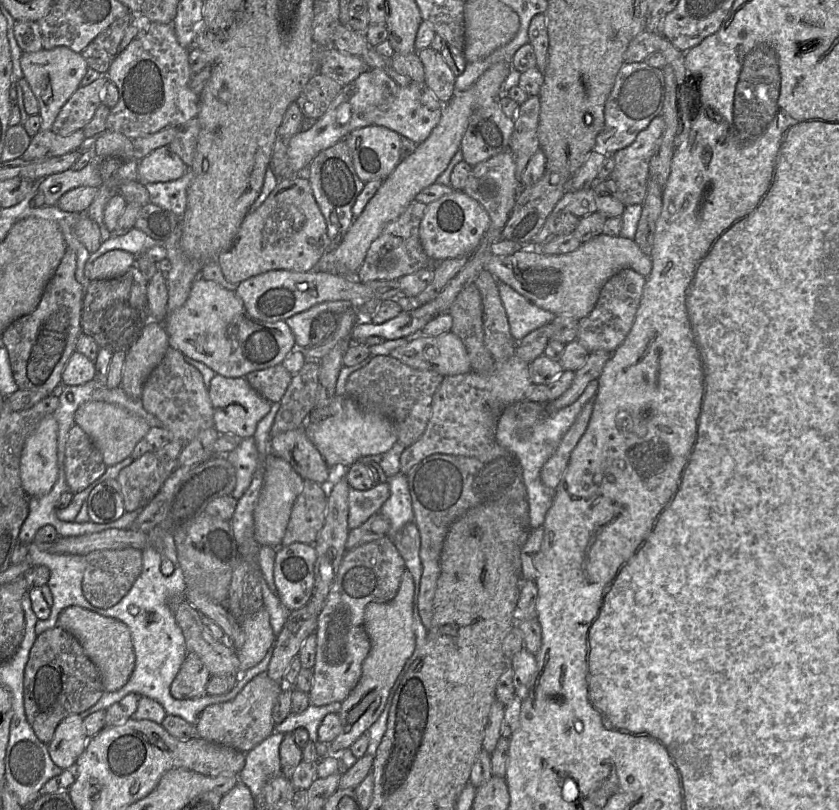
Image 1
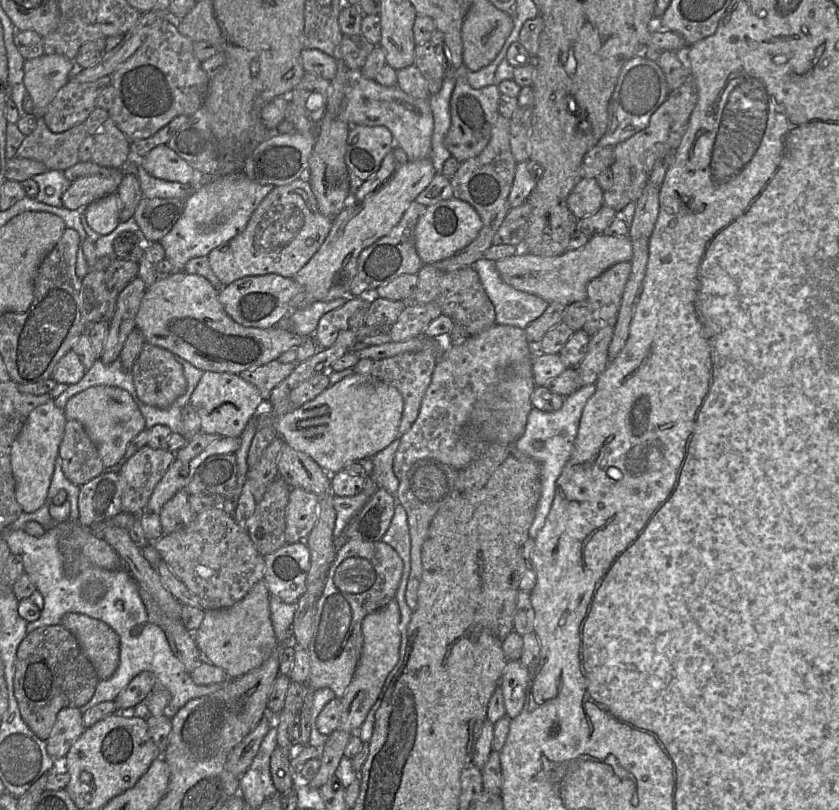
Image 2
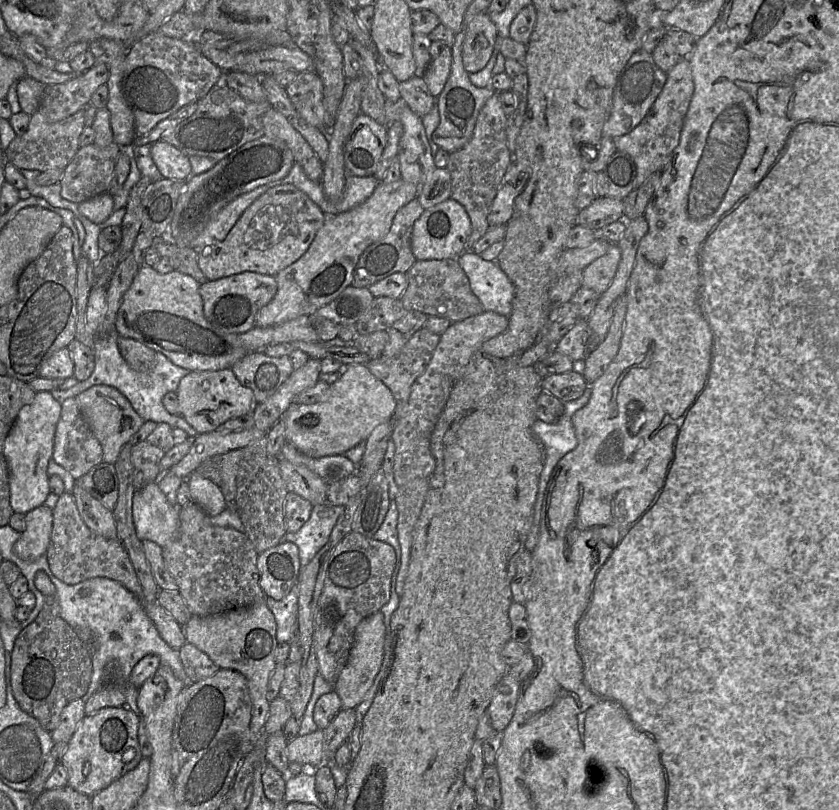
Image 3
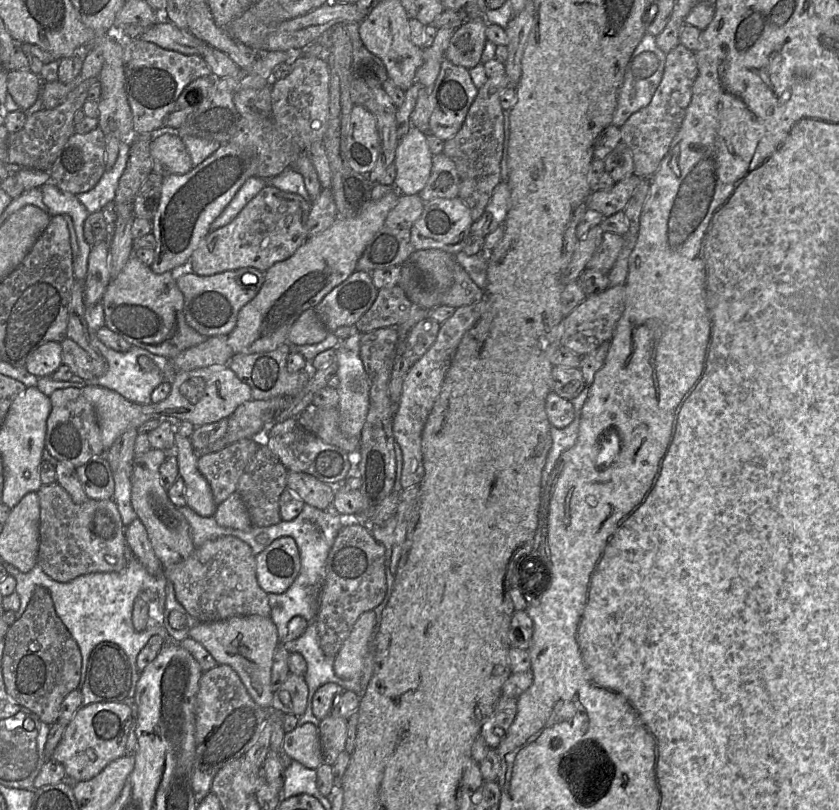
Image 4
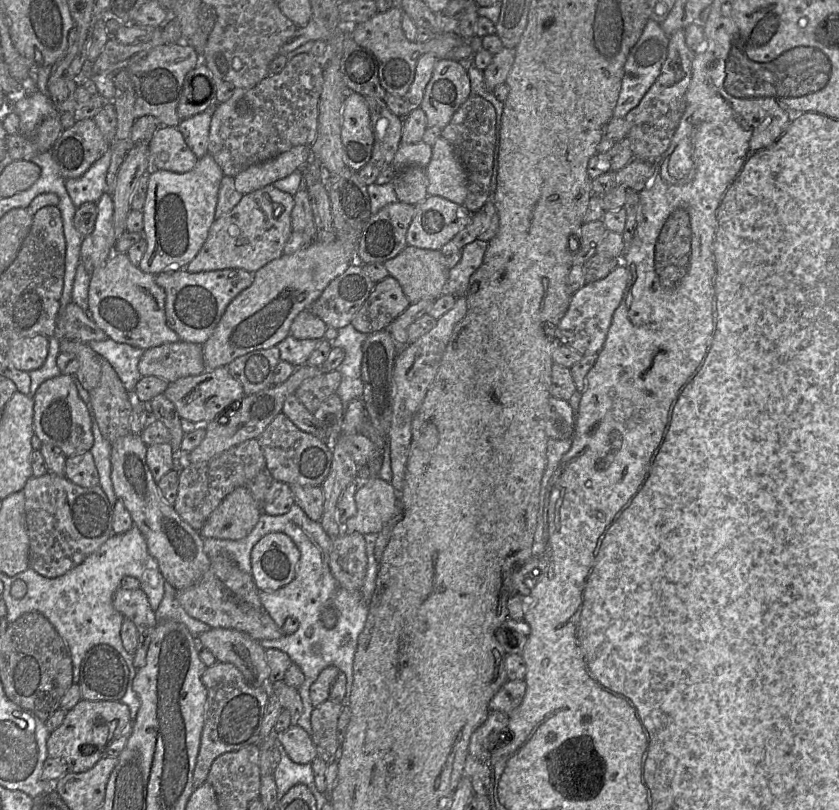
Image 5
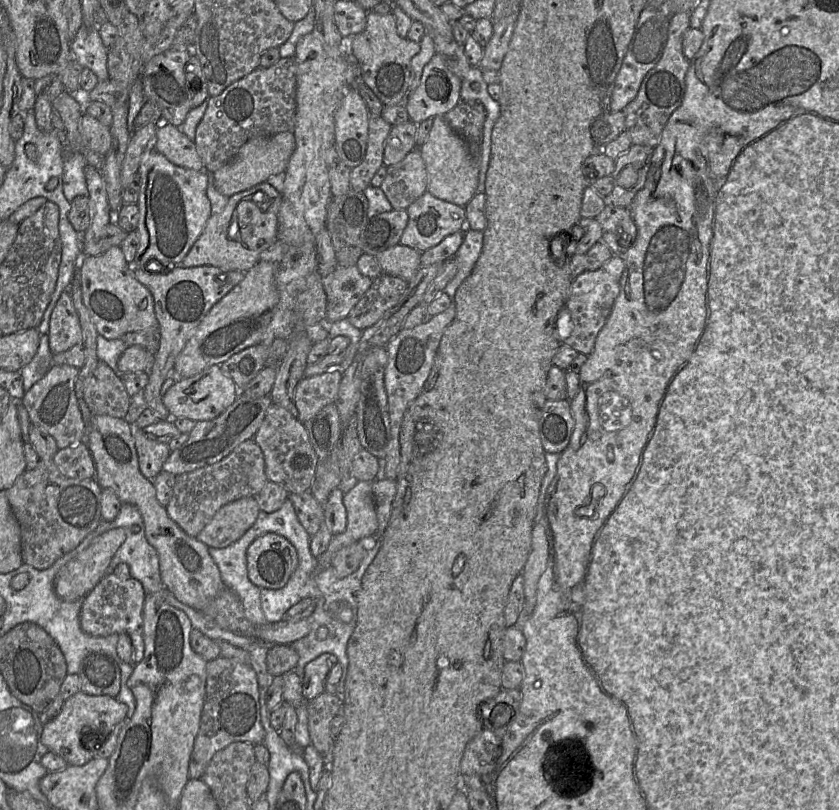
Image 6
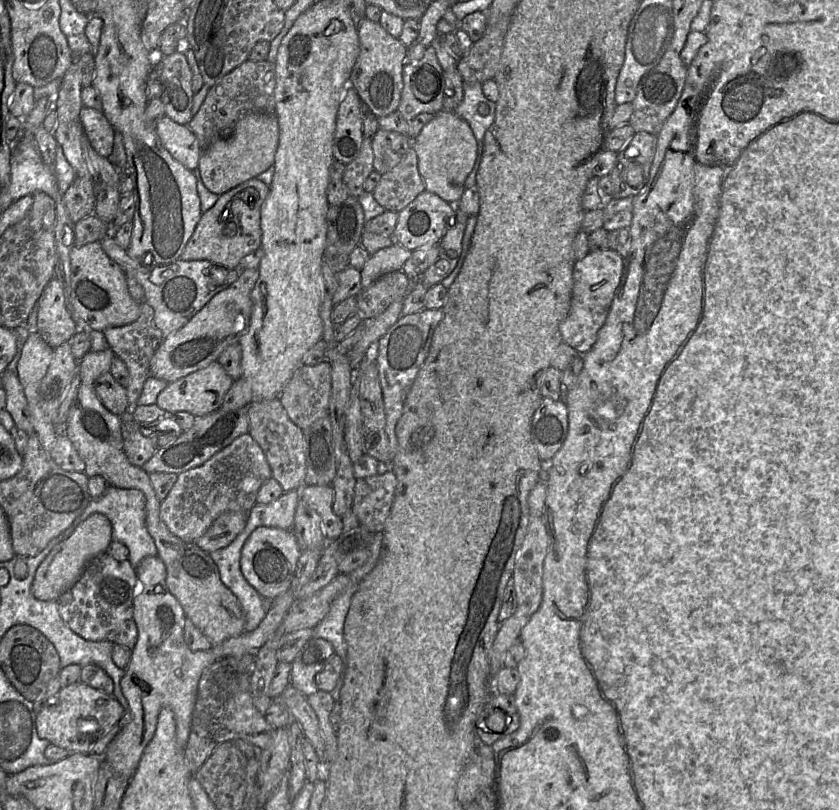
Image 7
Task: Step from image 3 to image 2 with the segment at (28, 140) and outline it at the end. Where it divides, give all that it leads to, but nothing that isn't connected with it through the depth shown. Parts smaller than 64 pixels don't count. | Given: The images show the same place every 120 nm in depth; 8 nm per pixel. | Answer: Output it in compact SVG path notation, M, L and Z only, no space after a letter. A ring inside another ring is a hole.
M37 117L35 130L25 136L16 157L41 162L48 170L64 171L78 163L79 148L87 135L84 124L53 133L43 117Z

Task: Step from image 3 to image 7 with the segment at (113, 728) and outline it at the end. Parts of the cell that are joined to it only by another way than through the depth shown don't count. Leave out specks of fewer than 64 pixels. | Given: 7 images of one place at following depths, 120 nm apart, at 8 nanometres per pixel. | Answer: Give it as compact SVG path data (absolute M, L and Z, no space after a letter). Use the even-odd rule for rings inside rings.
M78 681L60 689L57 693L56 704L45 705L36 713L37 734L41 739L46 739L51 744L70 753L90 754L93 743L91 739L101 729L108 733L113 726L118 724L124 713L124 707L113 695L108 695ZM84 720L95 720L99 725L99 729L92 734L82 734L79 732L79 724Z

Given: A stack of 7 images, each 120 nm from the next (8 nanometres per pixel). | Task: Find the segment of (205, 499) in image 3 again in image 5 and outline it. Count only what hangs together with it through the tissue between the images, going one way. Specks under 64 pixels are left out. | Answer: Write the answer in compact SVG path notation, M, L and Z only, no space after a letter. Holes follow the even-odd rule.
M159 394L150 401L150 410L159 421L167 426L171 433L172 440L170 445L175 458L174 470L180 472L182 468L189 464L185 461L185 454L188 453L181 450L181 442L185 435L181 427L181 418L174 404L164 394Z

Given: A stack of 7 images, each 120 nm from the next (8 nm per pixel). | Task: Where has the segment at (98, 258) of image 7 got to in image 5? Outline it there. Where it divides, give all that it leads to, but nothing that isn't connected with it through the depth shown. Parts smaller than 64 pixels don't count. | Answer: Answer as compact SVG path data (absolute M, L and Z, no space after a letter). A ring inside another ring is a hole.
M113 253L102 266L90 274L88 312L95 323L115 342L130 344L146 350L181 341L178 334L167 325L165 300L166 293L155 282L155 275L145 273L134 265L127 253Z

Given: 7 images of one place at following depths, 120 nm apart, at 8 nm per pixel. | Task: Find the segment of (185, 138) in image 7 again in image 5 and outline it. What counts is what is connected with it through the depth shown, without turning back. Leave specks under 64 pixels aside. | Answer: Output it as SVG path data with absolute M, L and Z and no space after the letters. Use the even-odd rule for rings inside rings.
M160 126L153 135L149 150L152 170L186 173L199 160L177 127Z

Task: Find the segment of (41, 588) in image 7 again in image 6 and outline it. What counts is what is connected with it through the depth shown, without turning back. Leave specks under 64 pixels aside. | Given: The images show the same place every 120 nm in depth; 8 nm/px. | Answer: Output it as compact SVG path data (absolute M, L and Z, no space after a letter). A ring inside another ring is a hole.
M113 528L99 535L87 548L65 563L54 578L54 591L65 601L82 599L109 572L110 562L126 539L123 528Z

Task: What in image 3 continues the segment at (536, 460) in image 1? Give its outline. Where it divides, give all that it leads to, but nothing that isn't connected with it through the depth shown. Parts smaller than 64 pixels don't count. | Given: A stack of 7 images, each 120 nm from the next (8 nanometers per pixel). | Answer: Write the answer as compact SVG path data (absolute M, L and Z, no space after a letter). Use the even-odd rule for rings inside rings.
M589 385L585 389L581 397L579 397L576 400L566 402L564 404L565 406L564 413L556 423L546 423L540 419L536 419L536 421L532 426L533 433L543 445L544 452L545 452L545 464L540 475L538 495L537 495L535 507L534 507L533 525L530 529L530 532L528 534L528 537L525 543L526 550L530 551L531 553L535 549L539 540L540 531L541 531L542 508L543 508L547 487L549 485L549 481L552 476L552 473L555 467L557 466L558 462L560 461L560 459L563 456L565 456L568 452L575 449L575 447L577 446L577 437L576 437L574 425L573 425L573 415L577 410L581 409L588 403L591 397L591 393L592 393L592 390L591 390L591 386Z

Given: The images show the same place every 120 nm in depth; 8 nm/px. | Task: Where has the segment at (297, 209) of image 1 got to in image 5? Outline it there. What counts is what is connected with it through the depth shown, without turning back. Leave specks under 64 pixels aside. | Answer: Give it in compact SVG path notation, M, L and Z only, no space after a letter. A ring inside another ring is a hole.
M272 184L243 195L229 213L215 219L198 254L181 269L191 273L222 269L244 269L255 273L284 255L284 246L293 232L291 212L294 206L294 196Z

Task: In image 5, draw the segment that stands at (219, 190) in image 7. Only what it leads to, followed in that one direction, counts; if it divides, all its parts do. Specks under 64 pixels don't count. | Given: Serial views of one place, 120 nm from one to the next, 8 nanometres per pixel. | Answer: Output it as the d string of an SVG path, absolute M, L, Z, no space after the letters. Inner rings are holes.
M295 146L268 161L254 164L234 177L235 188L243 195L252 193L301 170L311 156L311 148Z

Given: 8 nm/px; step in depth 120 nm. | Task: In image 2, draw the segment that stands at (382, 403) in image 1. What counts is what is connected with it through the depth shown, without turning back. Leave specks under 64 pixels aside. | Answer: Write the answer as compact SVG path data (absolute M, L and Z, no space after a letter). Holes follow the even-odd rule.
M423 350L417 353L405 352L383 359L359 359L353 372L372 376L396 388L403 398L403 412L399 424L399 435L408 432L418 417L423 396L431 383L432 373L440 355Z

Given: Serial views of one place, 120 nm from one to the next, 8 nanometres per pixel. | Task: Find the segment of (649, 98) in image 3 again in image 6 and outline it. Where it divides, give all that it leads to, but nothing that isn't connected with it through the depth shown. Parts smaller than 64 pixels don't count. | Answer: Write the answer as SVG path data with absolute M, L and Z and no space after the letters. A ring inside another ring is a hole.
M650 5L641 12L615 81L610 103L611 112L623 111L635 99L645 75L660 60L668 39L670 16L665 9L656 9Z

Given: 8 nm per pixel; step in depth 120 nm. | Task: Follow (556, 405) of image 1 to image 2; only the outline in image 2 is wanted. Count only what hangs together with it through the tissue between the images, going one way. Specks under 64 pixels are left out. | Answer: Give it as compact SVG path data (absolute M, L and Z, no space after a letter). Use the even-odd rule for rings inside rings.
M606 326L590 337L588 350L577 366L582 380L582 387L596 383L598 377L609 364L609 345L613 337L614 327Z

